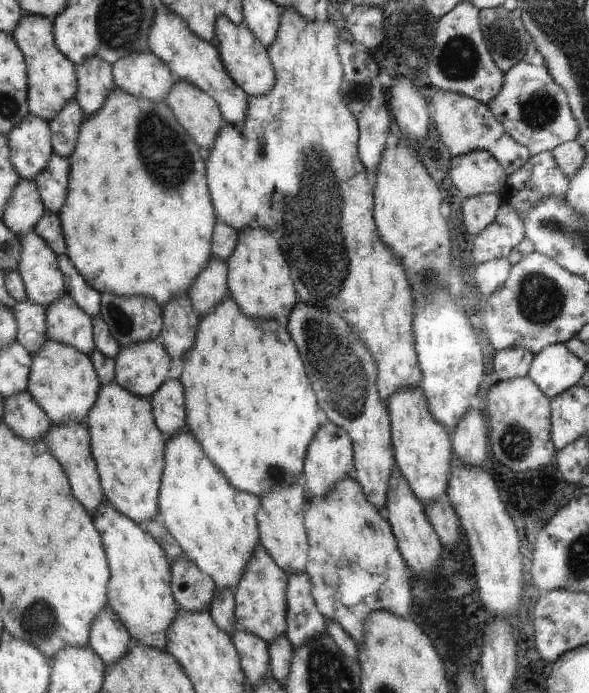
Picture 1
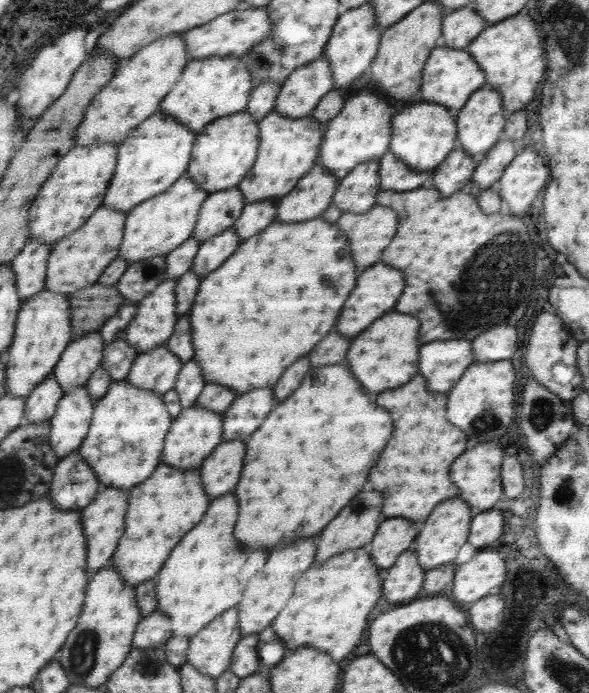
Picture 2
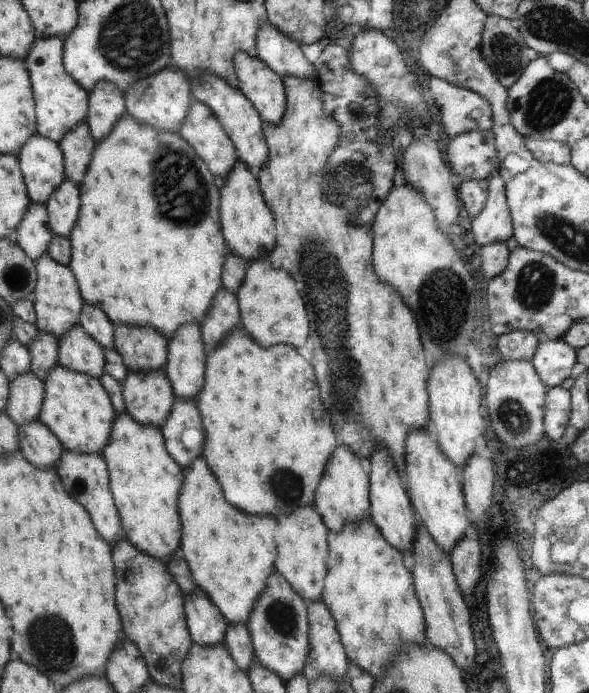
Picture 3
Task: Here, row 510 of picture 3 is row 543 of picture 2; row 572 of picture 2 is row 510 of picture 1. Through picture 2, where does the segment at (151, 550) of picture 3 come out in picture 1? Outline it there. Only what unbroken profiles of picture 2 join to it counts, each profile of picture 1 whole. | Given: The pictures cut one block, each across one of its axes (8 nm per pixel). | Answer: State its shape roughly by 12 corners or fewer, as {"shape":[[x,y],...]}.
{"shape":[[101,383],[86,428],[106,501],[159,520],[167,438]]}

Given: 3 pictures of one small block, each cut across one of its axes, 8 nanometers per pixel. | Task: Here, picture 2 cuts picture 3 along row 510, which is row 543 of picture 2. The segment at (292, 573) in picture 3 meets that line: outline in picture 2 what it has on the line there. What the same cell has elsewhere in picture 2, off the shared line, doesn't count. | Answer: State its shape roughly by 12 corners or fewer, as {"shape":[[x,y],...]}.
{"shape":[[316,538],[278,546],[239,608],[241,636],[259,634],[315,562]]}

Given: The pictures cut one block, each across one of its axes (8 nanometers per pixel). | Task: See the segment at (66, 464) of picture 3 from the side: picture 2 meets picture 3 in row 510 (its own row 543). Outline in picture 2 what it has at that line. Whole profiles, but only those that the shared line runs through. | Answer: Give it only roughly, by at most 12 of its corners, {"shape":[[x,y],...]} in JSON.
{"shape":[[101,486],[82,510],[88,572],[110,564],[125,492]]}

